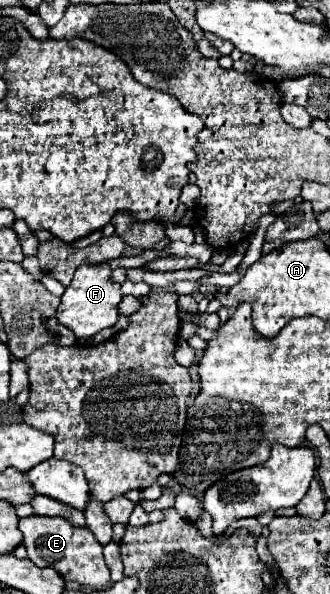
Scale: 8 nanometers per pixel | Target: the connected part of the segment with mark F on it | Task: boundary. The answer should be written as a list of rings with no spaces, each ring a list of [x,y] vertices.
[[[108,262],[104,264],[84,264],[74,272],[74,278],[66,292],[62,294],[62,302],[58,306],[56,318],[60,324],[70,328],[76,338],[92,338],[104,328],[110,328],[118,320],[116,306],[122,300],[122,290],[120,284],[112,280],[112,268]]]

